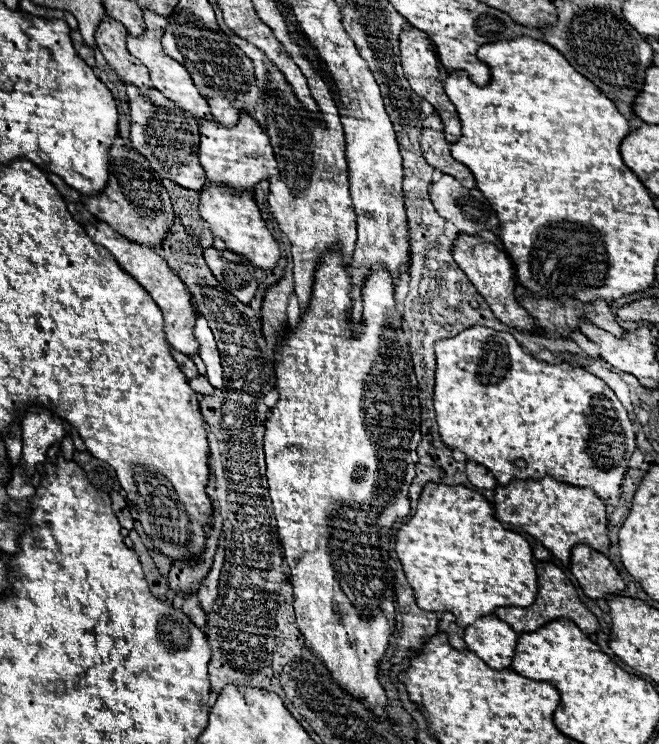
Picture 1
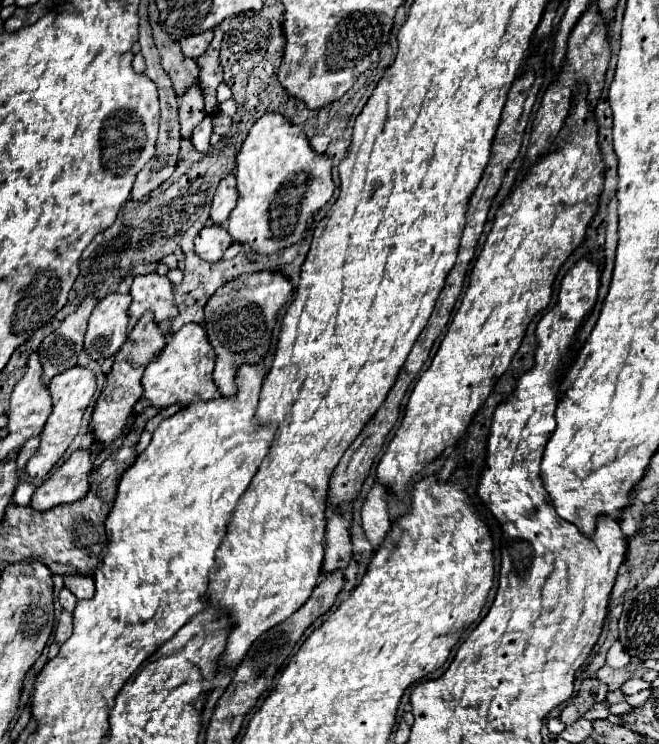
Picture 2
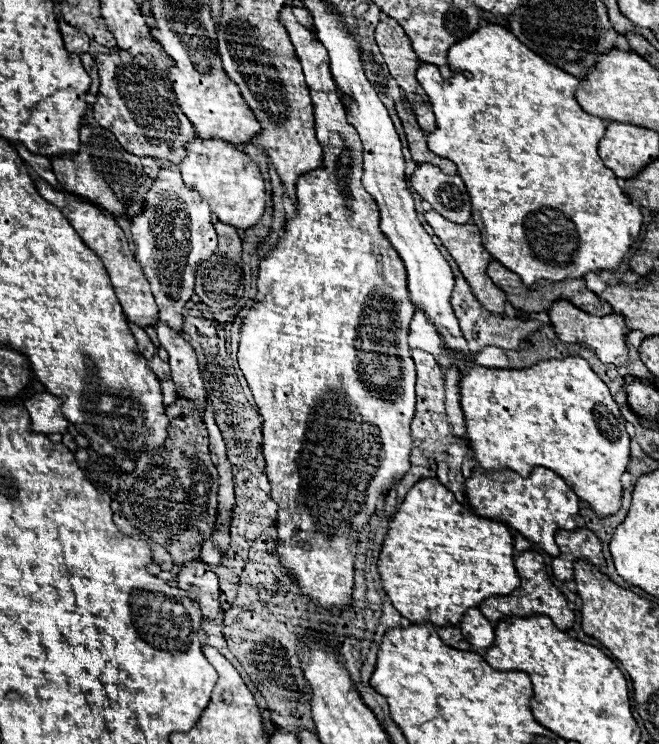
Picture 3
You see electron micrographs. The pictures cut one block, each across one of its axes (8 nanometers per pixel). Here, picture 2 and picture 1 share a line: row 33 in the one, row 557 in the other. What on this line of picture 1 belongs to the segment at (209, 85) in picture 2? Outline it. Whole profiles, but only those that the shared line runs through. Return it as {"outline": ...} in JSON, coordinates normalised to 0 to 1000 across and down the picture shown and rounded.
{"outline":[[[331,737],[331,742],[328,742],[328,747],[325,747],[325,758],[322,758],[322,766],[316,769],[316,774],[310,777],[310,782],[307,782],[307,790],[300,793],[300,806],[303,806],[303,815],[307,815],[307,820],[313,823],[313,828],[319,828],[322,825],[322,812],[325,812],[325,806],[328,806],[328,801],[331,801],[331,774],[334,774],[334,769],[337,769],[337,742],[334,742],[334,737]]]}

